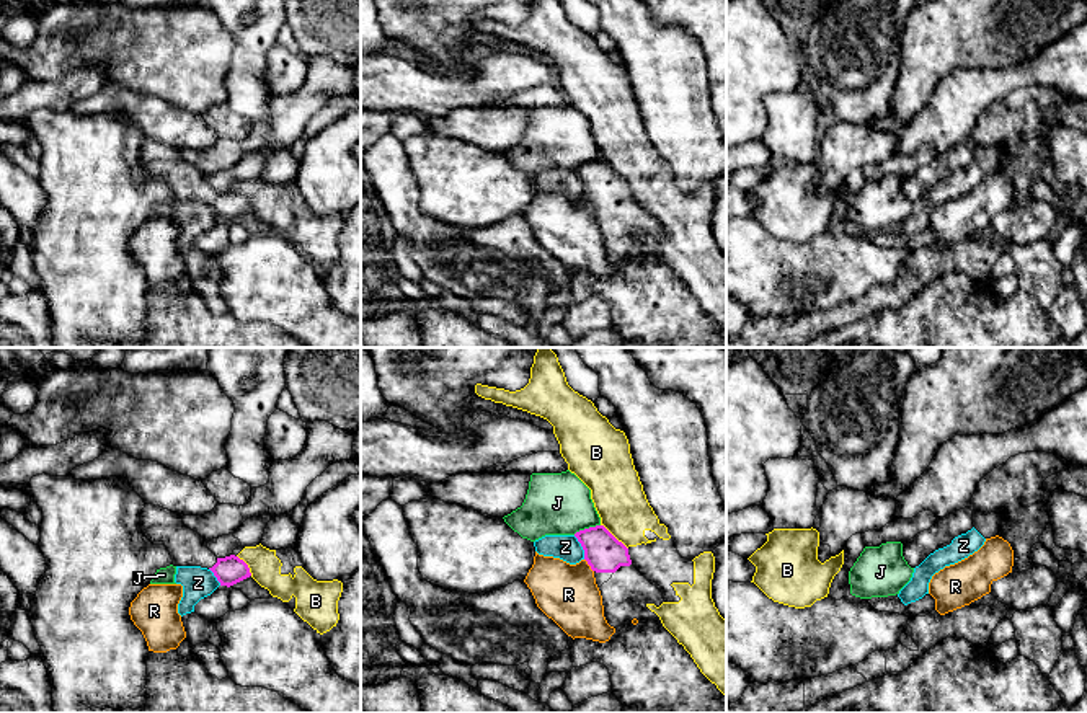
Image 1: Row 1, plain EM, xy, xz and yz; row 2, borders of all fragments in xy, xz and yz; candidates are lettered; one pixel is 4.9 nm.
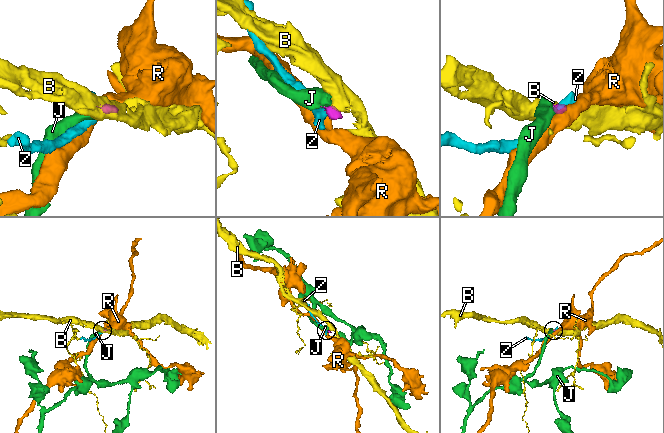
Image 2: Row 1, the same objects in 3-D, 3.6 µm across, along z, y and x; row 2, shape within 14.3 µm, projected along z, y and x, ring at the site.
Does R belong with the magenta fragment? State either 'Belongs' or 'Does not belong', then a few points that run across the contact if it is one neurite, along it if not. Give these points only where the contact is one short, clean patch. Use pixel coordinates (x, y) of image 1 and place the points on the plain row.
Does not belong. Line: xz (585, 193), (593, 206)

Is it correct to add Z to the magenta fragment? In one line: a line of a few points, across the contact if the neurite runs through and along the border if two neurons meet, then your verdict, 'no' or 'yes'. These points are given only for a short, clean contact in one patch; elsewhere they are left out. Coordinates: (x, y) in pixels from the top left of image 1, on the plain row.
xz (573, 170), (585, 193) | no

